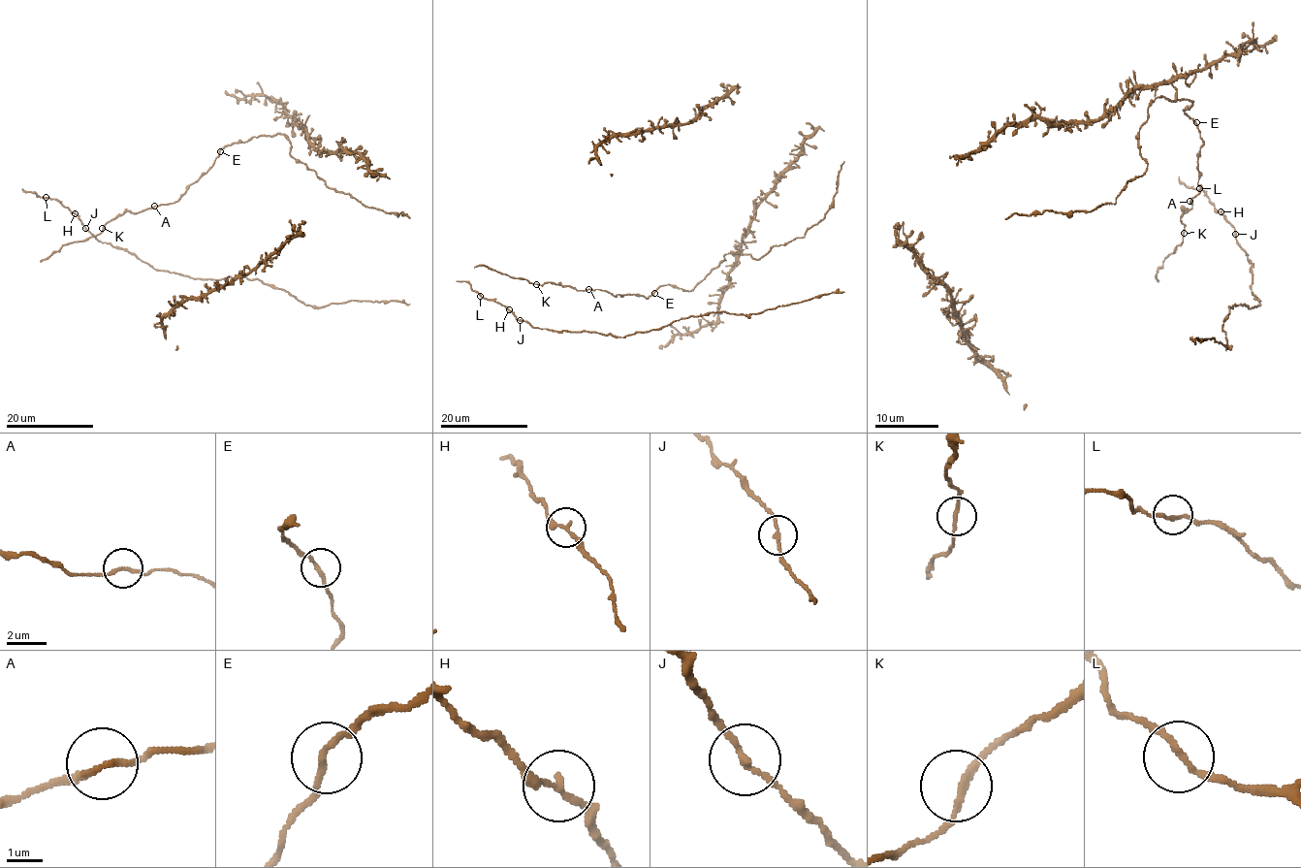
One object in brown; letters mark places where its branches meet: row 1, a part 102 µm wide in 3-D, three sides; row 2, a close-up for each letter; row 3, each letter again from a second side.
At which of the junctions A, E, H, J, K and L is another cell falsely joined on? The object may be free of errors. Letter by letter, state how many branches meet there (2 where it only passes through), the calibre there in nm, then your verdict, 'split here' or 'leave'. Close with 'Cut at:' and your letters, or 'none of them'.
A: 2 | 170 nm | leave
E: 2 | 170 nm | leave
H: 2 | 170 nm | leave
J: 2 | 170 nm | leave
K: 2 | 180 nm | leave
L: 2 | 170 nm | leave
Cut at: none of them

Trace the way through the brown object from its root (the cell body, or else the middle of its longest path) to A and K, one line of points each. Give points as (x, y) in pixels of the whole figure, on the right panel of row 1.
A: (1187, 114), (1194, 122), (1202, 142), (1198, 159), (1199, 192), (1189, 201)
K: (1187, 114), (1202, 146), (1199, 192), (1181, 217), (1184, 233)

